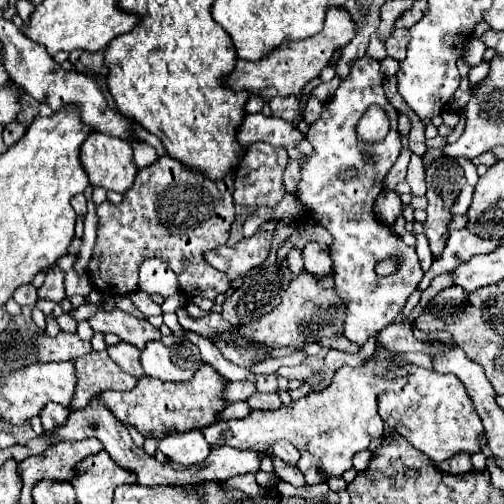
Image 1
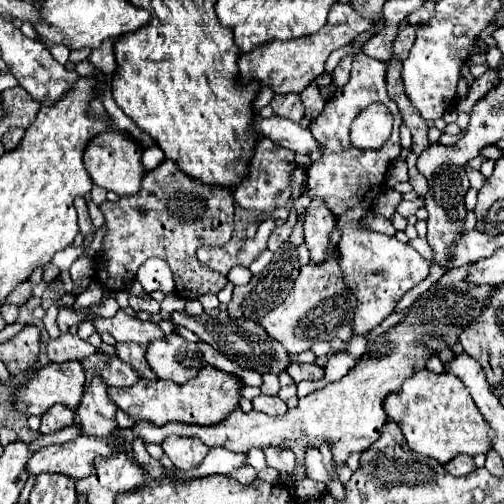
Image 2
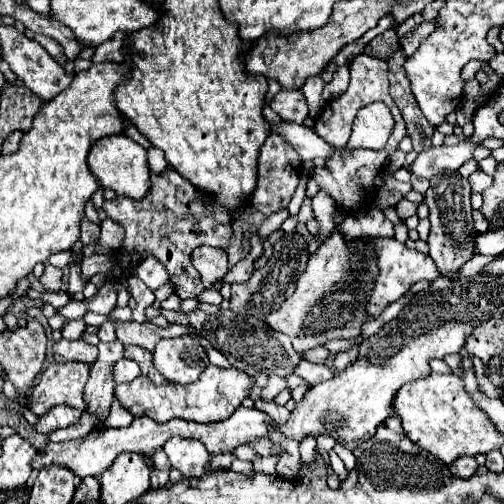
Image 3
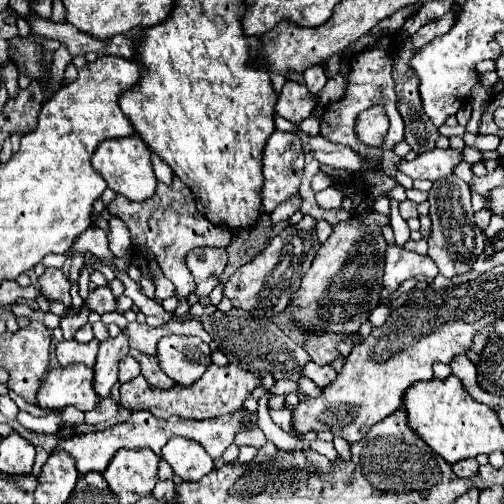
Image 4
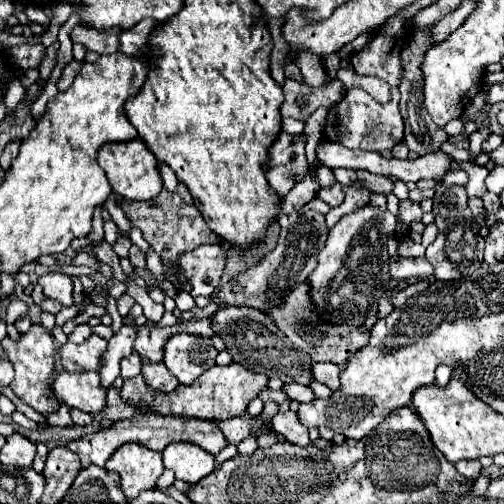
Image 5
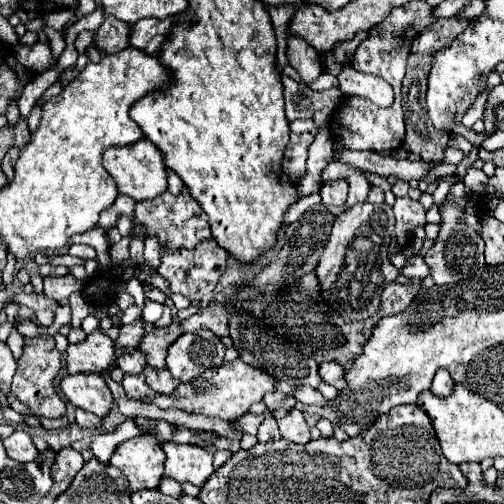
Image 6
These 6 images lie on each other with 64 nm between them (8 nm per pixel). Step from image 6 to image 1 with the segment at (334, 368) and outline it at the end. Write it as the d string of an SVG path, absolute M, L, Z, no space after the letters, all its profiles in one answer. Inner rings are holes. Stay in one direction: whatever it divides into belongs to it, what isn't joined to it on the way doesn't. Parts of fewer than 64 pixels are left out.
M298 364L298 366L284 366L276 374L278 376L284 376L288 380L302 380L304 382L310 376L314 376L314 370L310 366L306 366L306 364Z

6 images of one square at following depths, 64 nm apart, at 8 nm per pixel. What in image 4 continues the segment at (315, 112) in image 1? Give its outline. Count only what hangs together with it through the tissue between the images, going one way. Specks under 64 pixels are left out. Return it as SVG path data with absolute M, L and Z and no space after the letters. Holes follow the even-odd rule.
M314 66L314 68L308 68L308 70L304 72L304 84L306 84L308 92L318 94L318 92L324 88L326 80L328 80L328 78L326 78L322 66Z

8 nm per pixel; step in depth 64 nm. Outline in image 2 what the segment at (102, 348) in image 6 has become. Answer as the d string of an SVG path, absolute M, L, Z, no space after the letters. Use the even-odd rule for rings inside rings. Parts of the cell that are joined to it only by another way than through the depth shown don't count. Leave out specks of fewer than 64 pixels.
M62 332L58 338L50 338L44 342L46 356L50 362L68 362L68 360L84 360L90 354L94 354L94 346L86 340L80 340L78 336L72 336L68 332Z

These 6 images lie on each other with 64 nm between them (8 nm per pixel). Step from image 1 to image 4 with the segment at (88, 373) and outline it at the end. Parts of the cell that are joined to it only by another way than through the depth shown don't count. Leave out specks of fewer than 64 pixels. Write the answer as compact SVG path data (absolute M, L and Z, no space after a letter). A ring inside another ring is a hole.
M132 356L122 358L122 360L120 360L120 374L118 374L118 382L124 384L124 382L136 378L136 376L140 376L140 364L138 364L138 360L132 358Z

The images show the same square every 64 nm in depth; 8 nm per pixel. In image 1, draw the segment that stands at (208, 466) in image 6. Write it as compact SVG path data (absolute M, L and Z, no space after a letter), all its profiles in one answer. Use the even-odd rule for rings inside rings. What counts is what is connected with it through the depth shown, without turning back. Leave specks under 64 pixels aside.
M192 430L192 432L172 434L158 440L158 450L164 456L168 456L168 460L172 462L178 462L182 466L192 466L208 458L210 444L204 440L202 432Z

